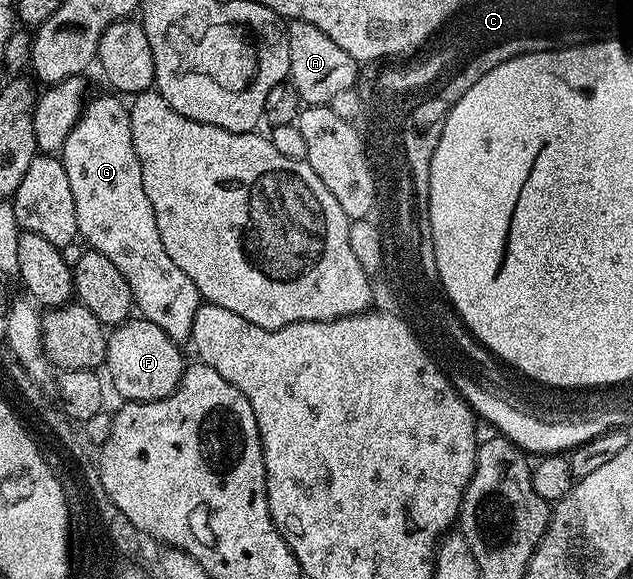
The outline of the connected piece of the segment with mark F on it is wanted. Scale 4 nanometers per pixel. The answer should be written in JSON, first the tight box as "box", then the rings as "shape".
{"box":[103,317,187,403],"shape":[[[130,317],[108,332],[103,367],[109,370],[109,379],[122,400],[150,403],[167,397],[179,385],[187,366],[181,350],[174,339],[159,329],[159,325],[151,325],[151,321],[140,317]]]}

